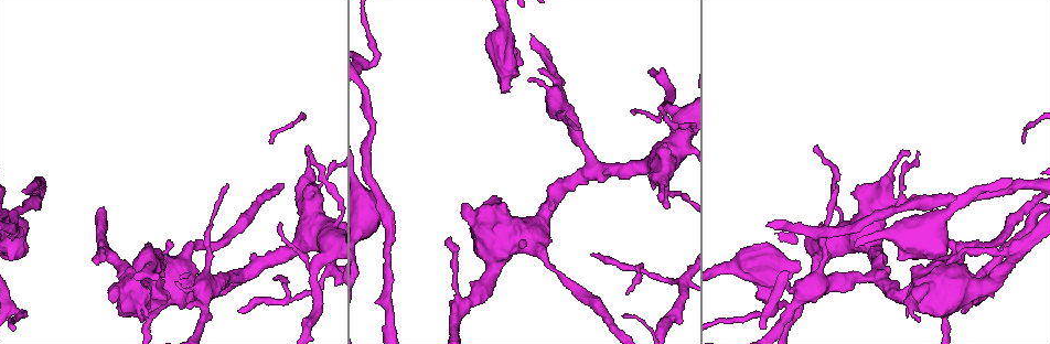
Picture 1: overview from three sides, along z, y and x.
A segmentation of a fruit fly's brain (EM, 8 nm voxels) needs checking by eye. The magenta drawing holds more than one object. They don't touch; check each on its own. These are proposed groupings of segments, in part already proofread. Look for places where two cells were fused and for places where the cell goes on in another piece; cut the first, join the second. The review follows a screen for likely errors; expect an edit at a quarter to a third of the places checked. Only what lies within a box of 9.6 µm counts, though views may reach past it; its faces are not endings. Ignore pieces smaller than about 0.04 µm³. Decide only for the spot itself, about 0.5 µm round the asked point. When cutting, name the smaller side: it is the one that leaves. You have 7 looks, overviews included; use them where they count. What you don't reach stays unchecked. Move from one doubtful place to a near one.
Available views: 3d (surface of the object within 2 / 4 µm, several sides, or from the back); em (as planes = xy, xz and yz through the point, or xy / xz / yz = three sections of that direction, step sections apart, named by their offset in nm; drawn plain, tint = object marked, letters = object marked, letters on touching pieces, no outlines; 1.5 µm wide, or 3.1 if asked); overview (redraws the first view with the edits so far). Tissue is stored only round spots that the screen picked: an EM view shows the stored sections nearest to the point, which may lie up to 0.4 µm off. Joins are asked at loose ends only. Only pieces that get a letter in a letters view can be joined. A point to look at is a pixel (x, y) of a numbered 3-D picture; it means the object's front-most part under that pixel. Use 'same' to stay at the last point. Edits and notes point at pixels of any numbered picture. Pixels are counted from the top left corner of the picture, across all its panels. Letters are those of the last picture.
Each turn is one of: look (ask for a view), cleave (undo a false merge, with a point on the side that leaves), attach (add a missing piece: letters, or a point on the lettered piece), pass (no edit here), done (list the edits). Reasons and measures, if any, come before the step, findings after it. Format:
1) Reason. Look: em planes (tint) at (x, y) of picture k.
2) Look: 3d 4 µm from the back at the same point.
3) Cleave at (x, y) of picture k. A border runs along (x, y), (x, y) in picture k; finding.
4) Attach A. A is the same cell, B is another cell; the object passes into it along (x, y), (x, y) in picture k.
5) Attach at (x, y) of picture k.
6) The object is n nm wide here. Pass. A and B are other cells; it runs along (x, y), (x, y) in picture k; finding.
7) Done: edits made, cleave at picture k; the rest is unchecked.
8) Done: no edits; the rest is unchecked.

Look: em planes (letters) at (798, 272) of picture 1.

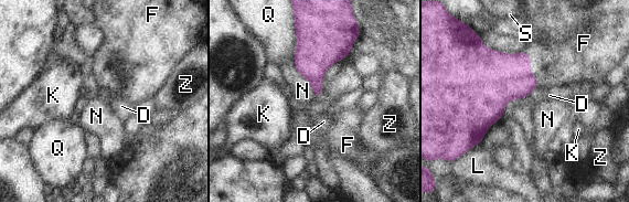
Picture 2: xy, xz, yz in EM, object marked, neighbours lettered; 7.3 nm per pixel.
Attach at (563, 59) of picture 2. F is the same cell, D, K, L, N, Q, S and Z are other cells; the object passes into it along (498, 77), (530, 67), (563, 59) in picture 2; the cell continues.

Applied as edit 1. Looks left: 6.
Calibre changes. Look: em planes (letters) at (788, 312) of picture 1.

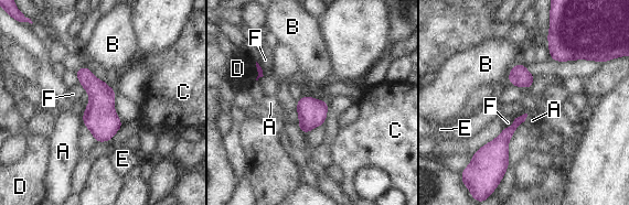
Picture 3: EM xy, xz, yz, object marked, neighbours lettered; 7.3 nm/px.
The longest contact is with B, 180 nm. Pass. A, B, C, D, E and F are other cells; a border runs along (528, 114), (522, 122) in picture 3; one cell here.

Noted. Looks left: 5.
Sharp bend. Look: 3d 2 µm at (374, 64) of picture 1.

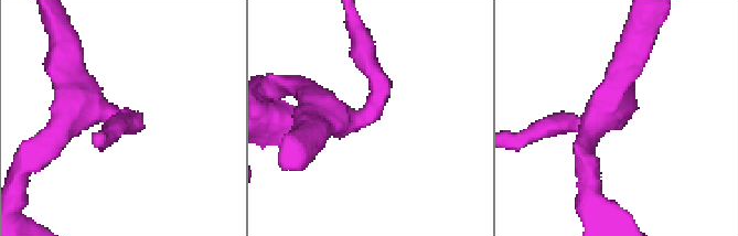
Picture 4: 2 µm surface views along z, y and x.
3 arms meet here; now the EM. Look: em xz step 4 (letters) at (613, 120) of picture 4.

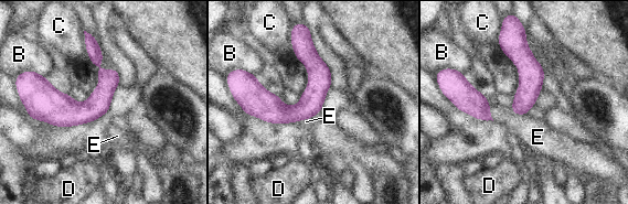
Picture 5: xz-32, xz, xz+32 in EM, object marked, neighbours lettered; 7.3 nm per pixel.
The longest contact is with C, 240 nm. Pass. B, C, D and E are other cells; a border runs along (510, 108), (517, 114), (525, 115) in picture 5; one cell here.

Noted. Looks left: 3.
Done: edits made, attach at picture 2; the rest is unchecked.

